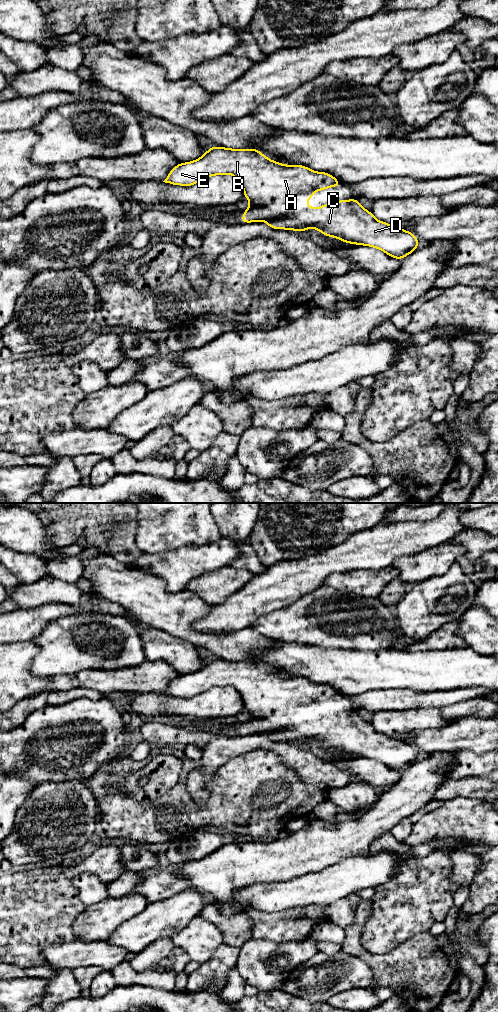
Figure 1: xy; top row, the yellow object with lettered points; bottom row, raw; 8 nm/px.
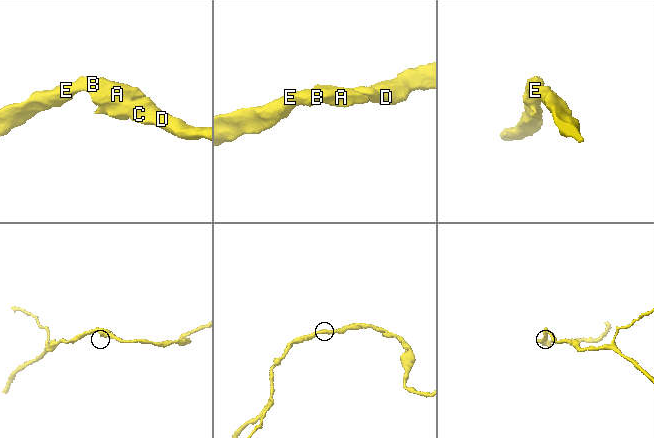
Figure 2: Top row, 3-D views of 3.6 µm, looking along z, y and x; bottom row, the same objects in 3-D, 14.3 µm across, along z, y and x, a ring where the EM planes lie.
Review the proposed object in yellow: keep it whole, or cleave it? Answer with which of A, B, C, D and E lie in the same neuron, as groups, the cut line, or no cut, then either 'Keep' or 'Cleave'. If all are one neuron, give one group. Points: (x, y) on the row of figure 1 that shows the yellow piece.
Groups: A B C D E. No split. Keep

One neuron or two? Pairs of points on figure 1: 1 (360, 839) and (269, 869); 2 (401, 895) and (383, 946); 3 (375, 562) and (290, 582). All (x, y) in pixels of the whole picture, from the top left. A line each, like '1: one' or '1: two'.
1: one
2: one
3: one

